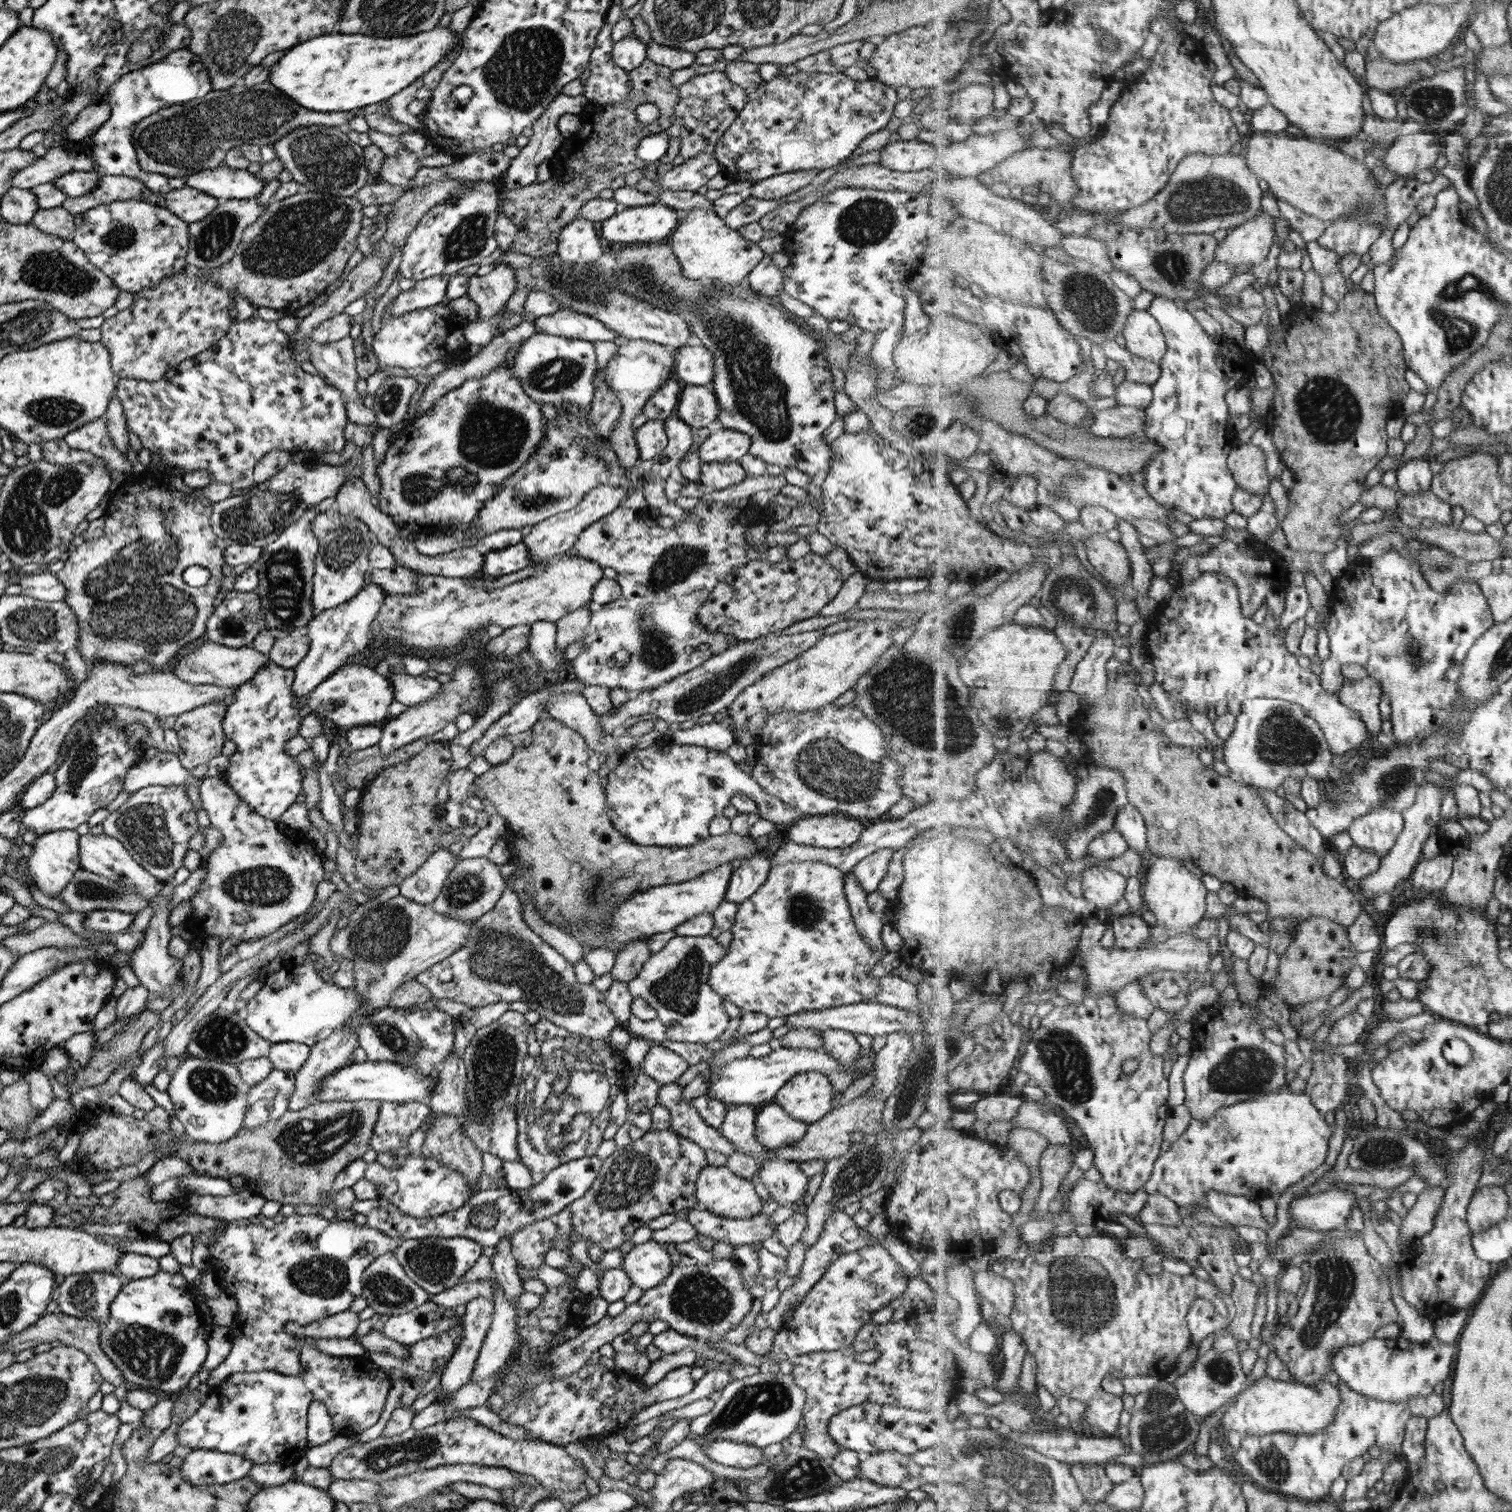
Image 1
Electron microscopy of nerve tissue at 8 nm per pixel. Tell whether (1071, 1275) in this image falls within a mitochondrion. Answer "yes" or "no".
yes

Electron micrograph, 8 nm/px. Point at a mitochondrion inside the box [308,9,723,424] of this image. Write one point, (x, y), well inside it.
(523, 67)

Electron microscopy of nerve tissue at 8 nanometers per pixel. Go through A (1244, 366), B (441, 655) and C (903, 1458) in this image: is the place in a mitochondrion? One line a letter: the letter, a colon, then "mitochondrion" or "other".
A: other
B: other
C: other

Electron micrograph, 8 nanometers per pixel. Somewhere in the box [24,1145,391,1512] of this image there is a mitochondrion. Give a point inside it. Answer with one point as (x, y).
(152, 1352)

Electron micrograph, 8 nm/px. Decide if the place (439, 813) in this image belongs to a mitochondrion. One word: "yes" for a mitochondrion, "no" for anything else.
no

